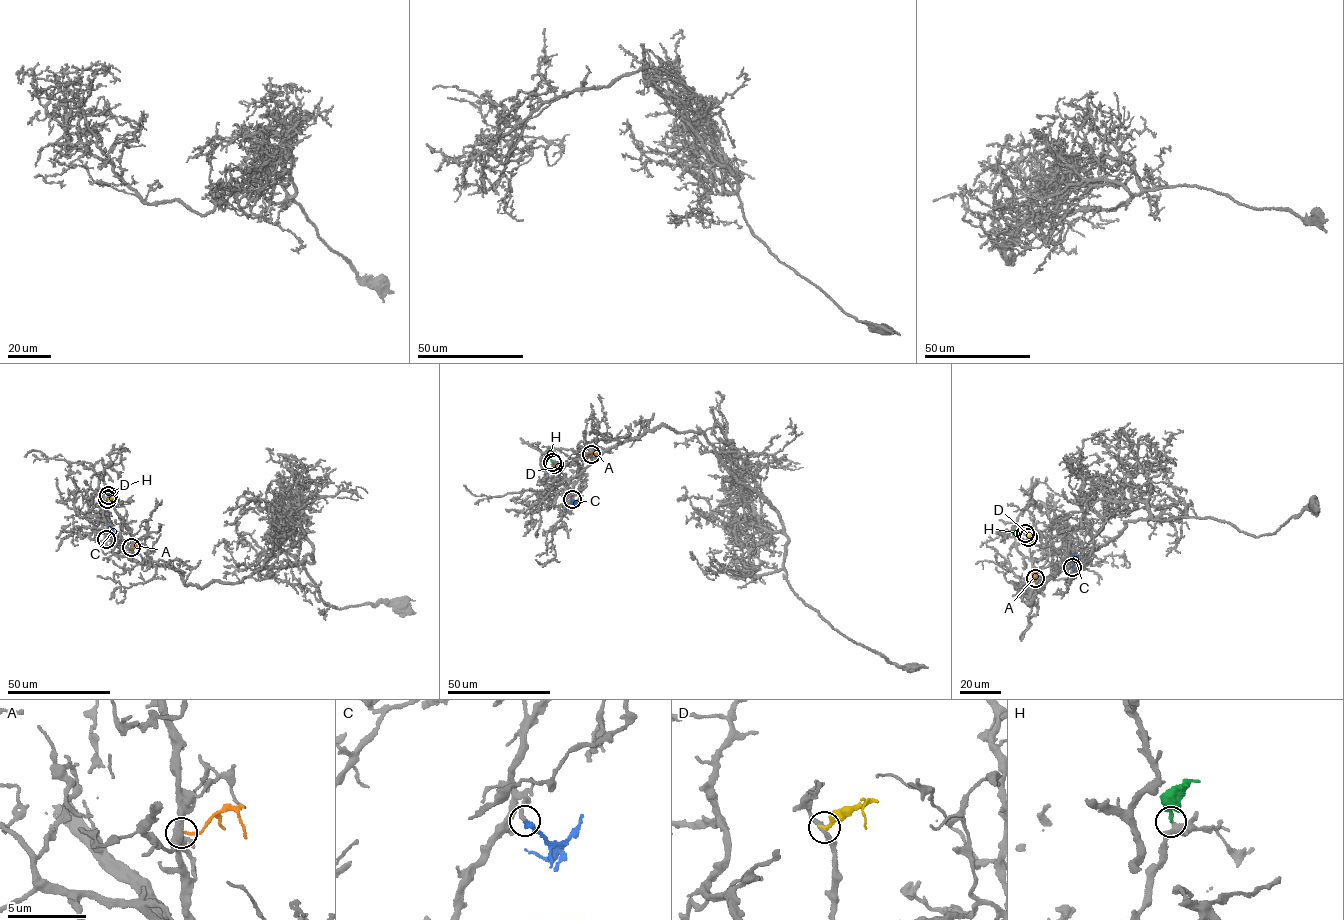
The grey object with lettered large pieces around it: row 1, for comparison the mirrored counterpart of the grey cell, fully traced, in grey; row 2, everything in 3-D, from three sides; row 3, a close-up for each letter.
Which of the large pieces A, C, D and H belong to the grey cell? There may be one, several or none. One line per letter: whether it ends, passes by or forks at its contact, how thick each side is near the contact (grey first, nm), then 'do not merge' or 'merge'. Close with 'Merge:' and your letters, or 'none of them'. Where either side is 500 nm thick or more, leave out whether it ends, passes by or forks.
A: it ends | 480/160 nm | merge
C: it ends | 240/360 nm | merge
D: it ends | 320/240 nm | do not merge
H: it ends | 380/190 nm | do not merge
Merge: A, C

